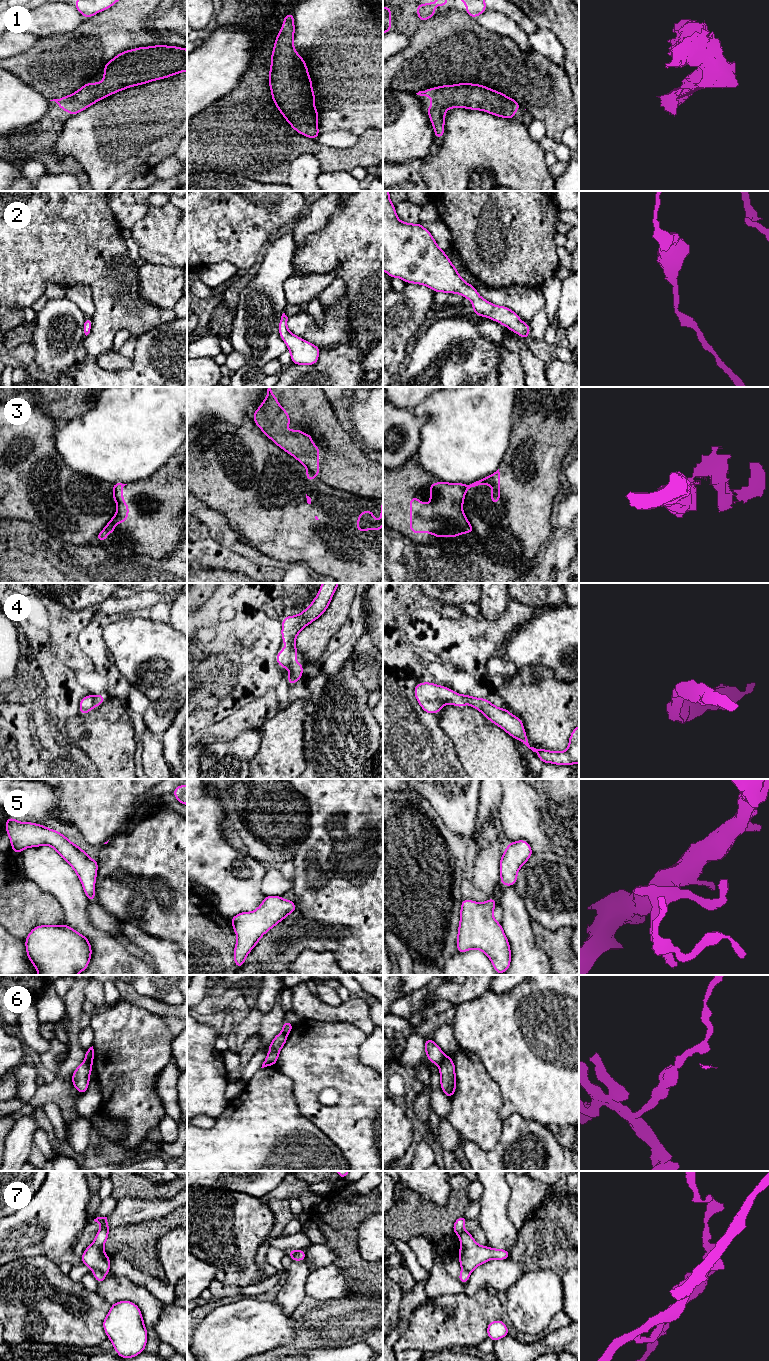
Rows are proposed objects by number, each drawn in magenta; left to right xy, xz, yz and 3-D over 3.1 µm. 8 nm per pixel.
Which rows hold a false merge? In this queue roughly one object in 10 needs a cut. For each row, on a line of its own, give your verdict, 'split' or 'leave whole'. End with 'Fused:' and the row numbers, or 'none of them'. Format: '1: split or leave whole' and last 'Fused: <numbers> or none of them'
1: leave whole
2: leave whole
3: split
4: leave whole
5: leave whole
6: split
7: split
Fused: 3, 6, 7

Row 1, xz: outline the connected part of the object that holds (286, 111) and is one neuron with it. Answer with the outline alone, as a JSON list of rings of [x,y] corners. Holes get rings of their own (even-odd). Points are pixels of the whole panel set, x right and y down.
[[[288,13],[284,17],[283,24],[271,55],[269,86],[272,100],[294,130],[306,137],[316,139],[320,135],[317,124],[318,110],[314,107],[315,95],[306,62],[295,51],[293,45],[295,32],[293,13]]]

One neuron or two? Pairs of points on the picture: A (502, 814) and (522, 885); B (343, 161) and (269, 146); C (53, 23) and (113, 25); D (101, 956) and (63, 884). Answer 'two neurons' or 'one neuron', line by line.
A: two neurons
B: one neuron
C: two neurons
D: one neuron

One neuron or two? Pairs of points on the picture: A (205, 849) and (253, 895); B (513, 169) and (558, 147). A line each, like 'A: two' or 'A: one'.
A: one
B: two

